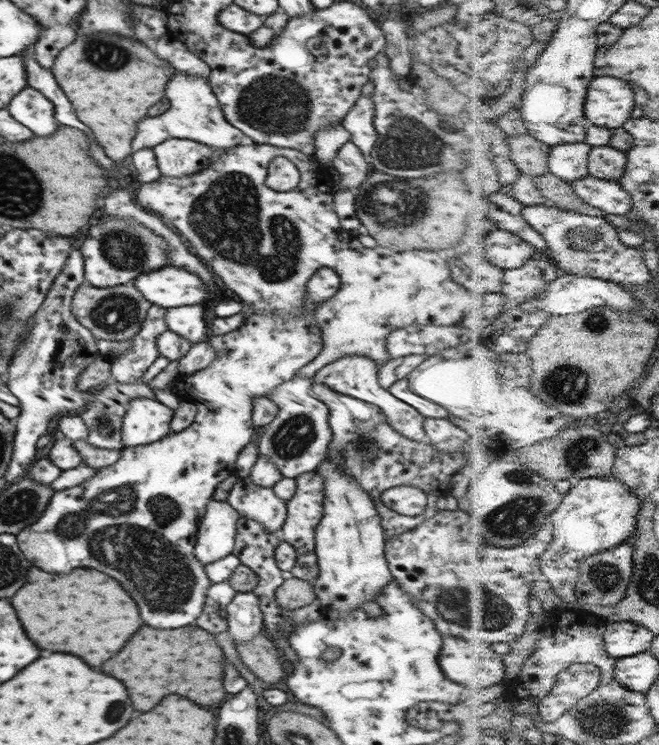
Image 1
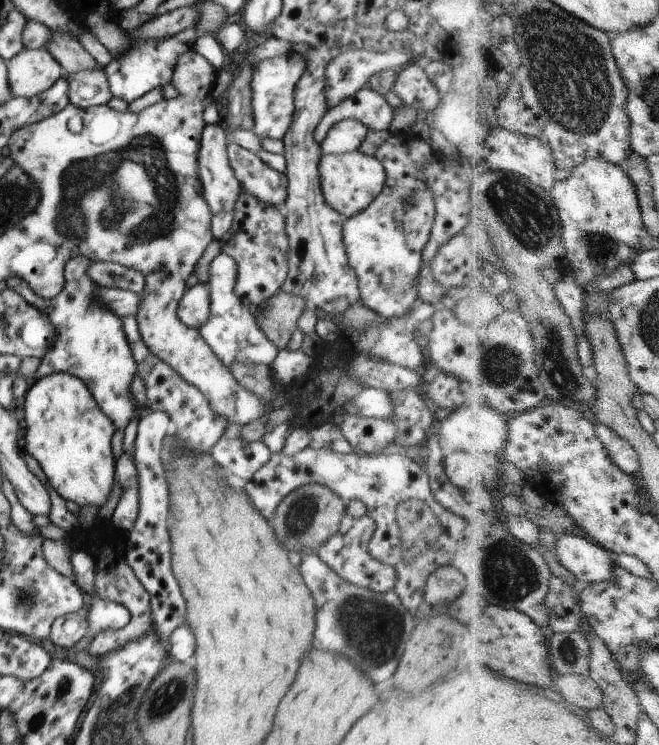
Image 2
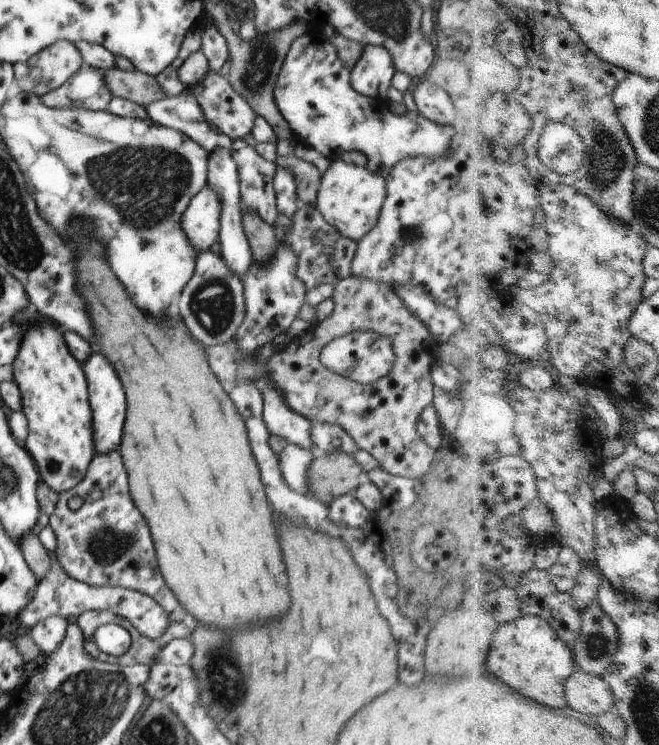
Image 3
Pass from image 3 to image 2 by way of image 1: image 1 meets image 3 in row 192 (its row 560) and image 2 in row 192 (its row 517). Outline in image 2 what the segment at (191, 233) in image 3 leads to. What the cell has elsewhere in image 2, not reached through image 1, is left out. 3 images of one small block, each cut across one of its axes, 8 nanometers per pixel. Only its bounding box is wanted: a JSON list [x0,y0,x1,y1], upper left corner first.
[198,124,240,240]

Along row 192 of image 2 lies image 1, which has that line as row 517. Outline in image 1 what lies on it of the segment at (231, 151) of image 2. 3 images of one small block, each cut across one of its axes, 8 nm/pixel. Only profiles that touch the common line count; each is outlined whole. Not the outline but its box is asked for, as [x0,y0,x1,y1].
[226,476,287,533]

